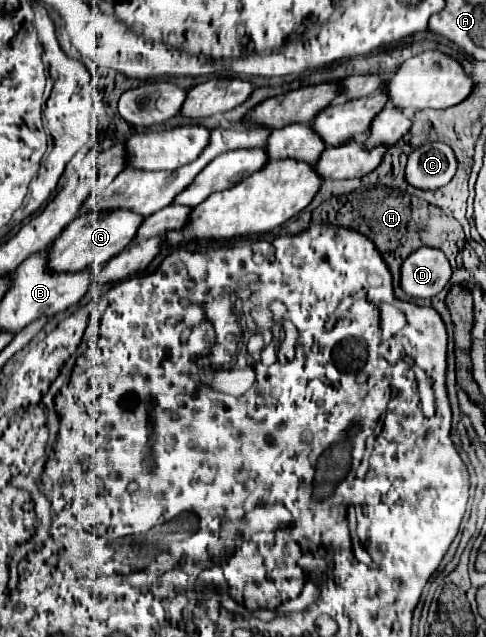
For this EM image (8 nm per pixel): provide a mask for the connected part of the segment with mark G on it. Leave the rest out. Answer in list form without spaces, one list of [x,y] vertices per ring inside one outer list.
[[[111,211],[111,213],[83,213],[77,219],[73,219],[63,233],[55,239],[49,253],[49,269],[51,271],[81,271],[87,265],[105,265],[111,257],[125,251],[131,241],[135,239],[135,233],[139,231],[139,225],[143,225],[145,217],[139,217],[139,213],[127,213],[123,211]]]

